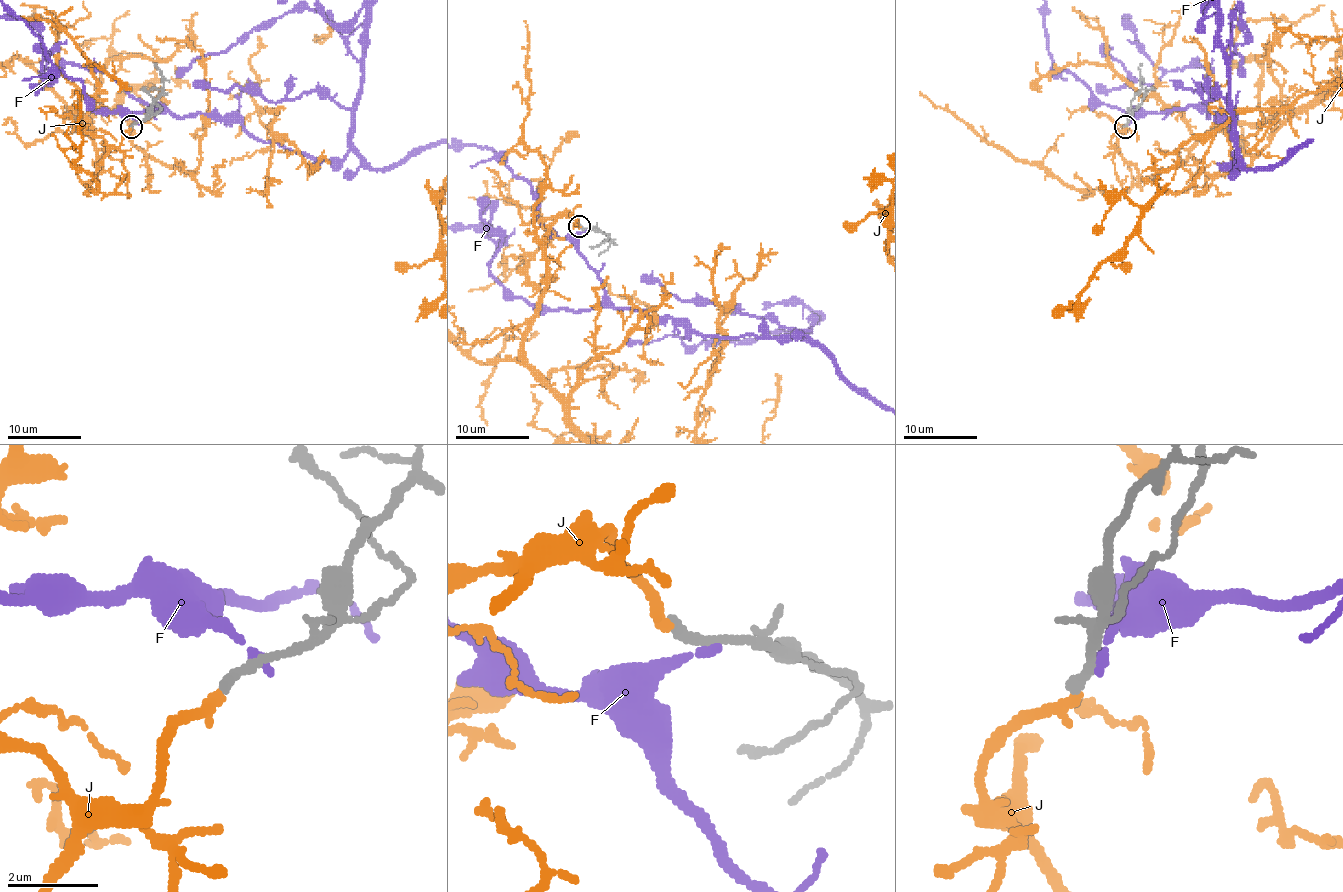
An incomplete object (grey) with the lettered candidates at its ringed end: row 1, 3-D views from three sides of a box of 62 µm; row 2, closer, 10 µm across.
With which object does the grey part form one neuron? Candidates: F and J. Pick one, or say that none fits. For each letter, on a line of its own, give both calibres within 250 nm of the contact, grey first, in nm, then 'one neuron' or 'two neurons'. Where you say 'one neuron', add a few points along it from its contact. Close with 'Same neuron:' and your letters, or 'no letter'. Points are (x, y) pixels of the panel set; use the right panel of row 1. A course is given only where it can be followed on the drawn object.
F: 280/200 nm | two neurons
J: 240/280 nm | one neuron
Same neuron: J

